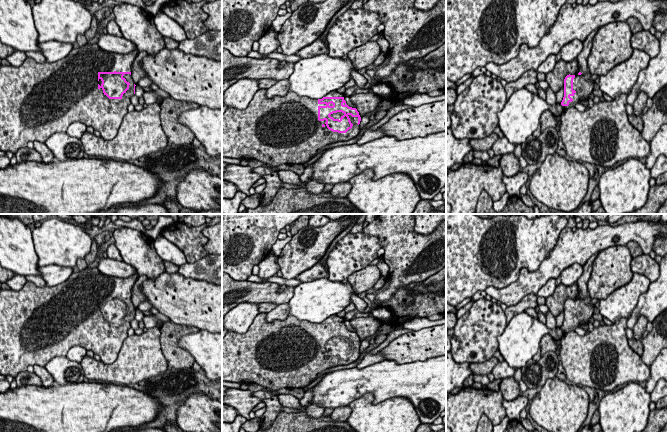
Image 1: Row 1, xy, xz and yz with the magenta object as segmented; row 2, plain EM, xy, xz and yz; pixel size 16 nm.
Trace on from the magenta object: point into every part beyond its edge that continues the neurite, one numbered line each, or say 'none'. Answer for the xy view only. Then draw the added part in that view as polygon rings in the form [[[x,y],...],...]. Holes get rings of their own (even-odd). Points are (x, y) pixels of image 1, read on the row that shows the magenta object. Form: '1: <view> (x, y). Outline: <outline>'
1: xy (37, 100). Outline: [[[87,43],[83,47],[73,48],[69,55],[61,60],[53,63],[38,63],[33,58],[27,57],[19,67],[13,66],[0,66],[0,151],[10,151],[13,154],[20,148],[27,147],[29,142],[39,141],[45,143],[48,138],[54,133],[66,133],[68,127],[73,122],[82,122],[86,126],[91,126],[94,130],[98,130],[102,138],[112,140],[116,137],[118,129],[122,123],[123,117],[128,113],[128,105],[131,104],[130,98],[134,95],[134,81],[129,74],[132,70],[132,63],[138,55],[138,49],[128,54],[118,54],[108,52],[101,49],[97,44]],[[99,72],[124,72],[123,78],[130,83],[129,89],[123,94],[121,99],[109,99],[104,93],[102,88],[98,86],[102,84],[101,79],[98,78]]]

